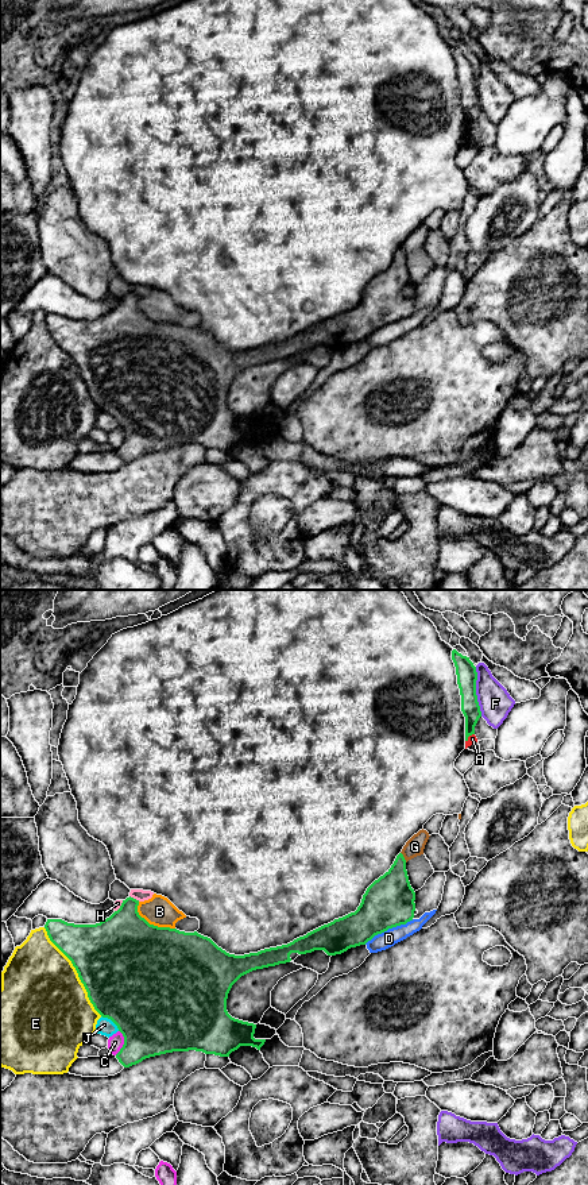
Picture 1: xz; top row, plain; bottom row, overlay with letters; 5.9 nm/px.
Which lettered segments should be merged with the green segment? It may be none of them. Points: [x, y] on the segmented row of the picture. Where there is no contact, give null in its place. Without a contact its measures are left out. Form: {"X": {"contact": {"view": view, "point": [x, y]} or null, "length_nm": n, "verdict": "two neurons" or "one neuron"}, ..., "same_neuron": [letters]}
{"A": {"contact": {"view": "xz", "point": [468, 736]}, "length_nm": 80, "verdict": "two neurons"}, "B": {"contact": {"view": "xz", "point": [151, 925]}, "length_nm": 280, "verdict": "two neurons"}, "C": {"contact": {"view": "xz", "point": [124, 1042]}, "length_nm": 150, "verdict": "two neurons"}, "D": {"contact": {"view": "xz", "point": [389, 927]}, "length_nm": 320, "verdict": "two neurons"}, "E": {"contact": {"view": "xz", "point": [77, 972]}, "length_nm": 650, "verdict": "two neurons"}, "F": {"contact": {"view": "xz", "point": [475, 691]}, "length_nm": 300, "verdict": "two neurons"}, "G": {"contact": {"view": "xz", "point": [403, 857]}, "length_nm": 70, "verdict": "two neurons"}, "H": {"contact": {"view": "xz", "point": [135, 899]}, "length_nm": 70, "verdict": "two neurons"}, "J": {"contact": {"view": "xz", "point": [111, 1019]}, "length_nm": 140, "verdict": "two neurons"}, "same_neuron": []}

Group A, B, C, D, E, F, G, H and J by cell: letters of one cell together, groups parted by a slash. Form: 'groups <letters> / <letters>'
groups A D G / B / C / E / F / H / J

